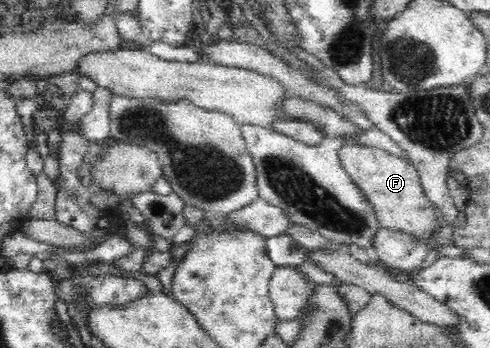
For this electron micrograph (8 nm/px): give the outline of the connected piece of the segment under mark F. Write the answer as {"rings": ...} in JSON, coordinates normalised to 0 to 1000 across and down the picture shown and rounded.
{"rings":[[[704,411],[692,425],[690,445],[724,540],[757,583],[773,649],[820,661],[863,690],[876,690],[884,678],[900,632],[892,615],[884,615],[888,592],[863,552],[853,489],[843,471],[761,417],[751,422]]]}

